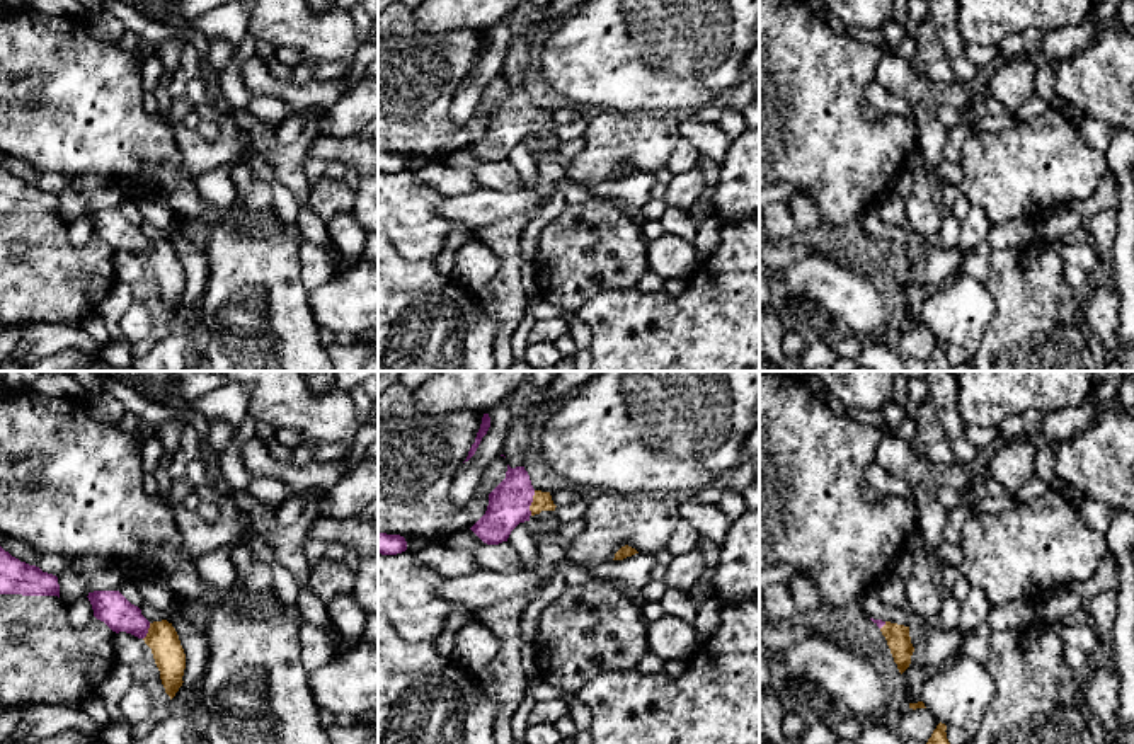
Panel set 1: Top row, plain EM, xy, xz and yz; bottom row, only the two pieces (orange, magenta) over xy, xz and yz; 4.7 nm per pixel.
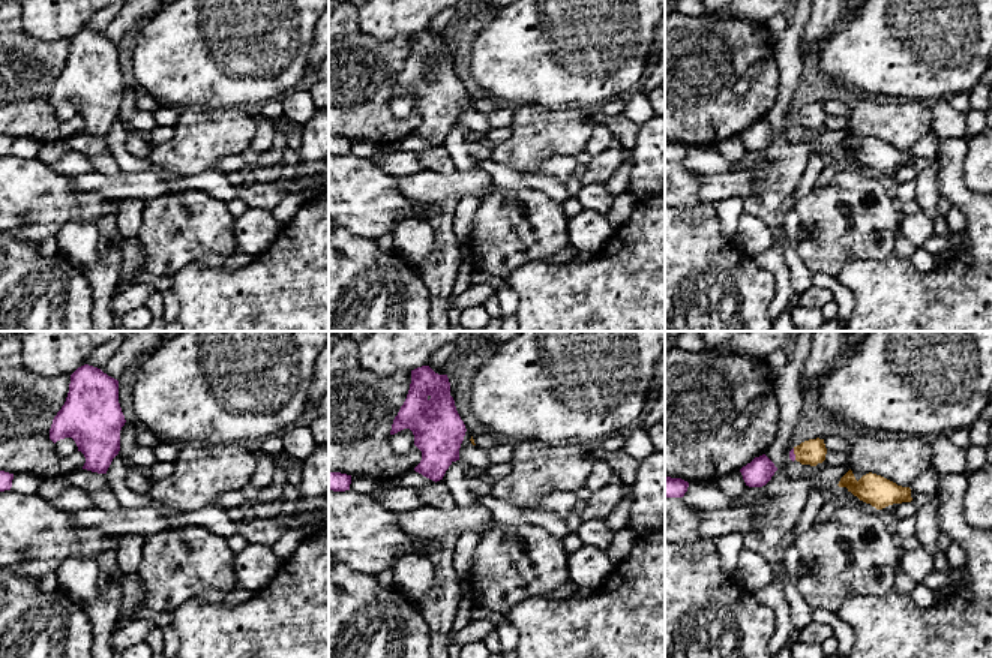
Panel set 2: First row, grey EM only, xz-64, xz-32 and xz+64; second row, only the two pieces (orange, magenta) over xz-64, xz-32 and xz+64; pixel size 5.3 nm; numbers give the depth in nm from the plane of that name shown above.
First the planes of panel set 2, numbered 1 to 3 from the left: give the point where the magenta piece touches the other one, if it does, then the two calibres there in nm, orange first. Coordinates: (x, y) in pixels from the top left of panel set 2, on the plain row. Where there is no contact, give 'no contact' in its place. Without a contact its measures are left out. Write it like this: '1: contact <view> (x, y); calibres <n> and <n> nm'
1: no contact
2: no contact
3: contact xz+64 (794, 117); calibres 140 and 30 nm

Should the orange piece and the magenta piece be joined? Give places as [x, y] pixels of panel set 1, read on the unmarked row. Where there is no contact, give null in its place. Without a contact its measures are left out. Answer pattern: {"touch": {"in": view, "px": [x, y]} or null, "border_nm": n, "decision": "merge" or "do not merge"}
{"touch": {"in": "xz", "px": [532, 121]}, "border_nm": 120, "decision": "merge"}

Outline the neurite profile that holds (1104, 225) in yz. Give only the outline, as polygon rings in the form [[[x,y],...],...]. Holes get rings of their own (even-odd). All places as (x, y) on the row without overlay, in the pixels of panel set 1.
[[[1117,206],[1105,209],[1091,218],[1093,250],[1098,259],[1098,276],[1110,276],[1114,264],[1114,240],[1117,233]]]

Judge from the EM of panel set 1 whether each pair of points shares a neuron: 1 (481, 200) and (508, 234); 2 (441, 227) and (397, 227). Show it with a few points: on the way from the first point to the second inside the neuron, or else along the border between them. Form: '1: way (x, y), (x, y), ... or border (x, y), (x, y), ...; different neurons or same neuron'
1: border (525, 218), (499, 218), (474, 230); different neurons
2: way (431, 227), (407, 227); same neuron

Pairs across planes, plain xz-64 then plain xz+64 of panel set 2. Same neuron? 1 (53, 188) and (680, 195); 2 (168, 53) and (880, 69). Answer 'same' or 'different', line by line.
1: same
2: same

